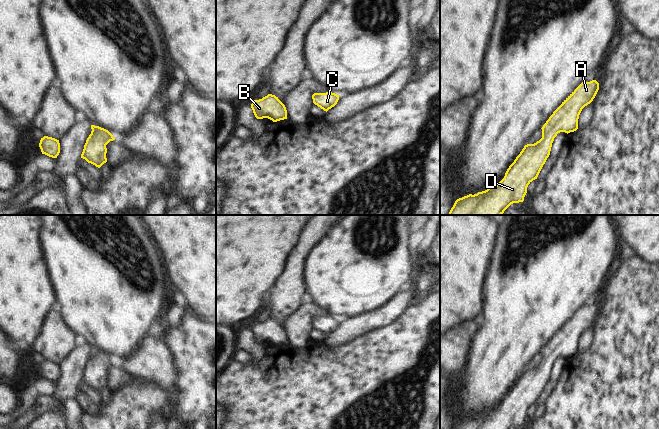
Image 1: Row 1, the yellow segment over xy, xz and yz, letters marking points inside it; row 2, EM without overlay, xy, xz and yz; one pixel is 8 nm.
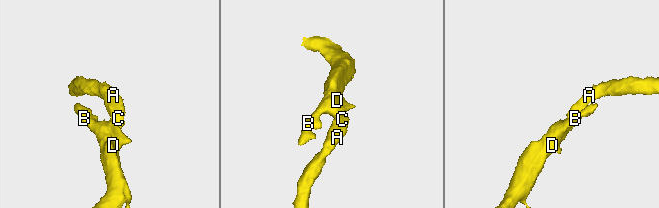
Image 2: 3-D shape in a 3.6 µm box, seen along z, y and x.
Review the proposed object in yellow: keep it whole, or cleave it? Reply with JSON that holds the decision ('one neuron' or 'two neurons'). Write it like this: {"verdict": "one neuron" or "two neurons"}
{"verdict": "one neuron"}

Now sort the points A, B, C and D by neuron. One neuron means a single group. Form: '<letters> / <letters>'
A B C D

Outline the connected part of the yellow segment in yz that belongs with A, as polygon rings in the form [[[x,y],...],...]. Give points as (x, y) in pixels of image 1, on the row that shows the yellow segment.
[[[596,80],[582,82],[543,125],[542,138],[524,146],[497,185],[457,199],[448,215],[502,215],[511,204],[523,202],[528,185],[537,179],[550,155],[554,138],[560,132],[568,134],[578,129],[582,109],[593,101],[598,90]]]

